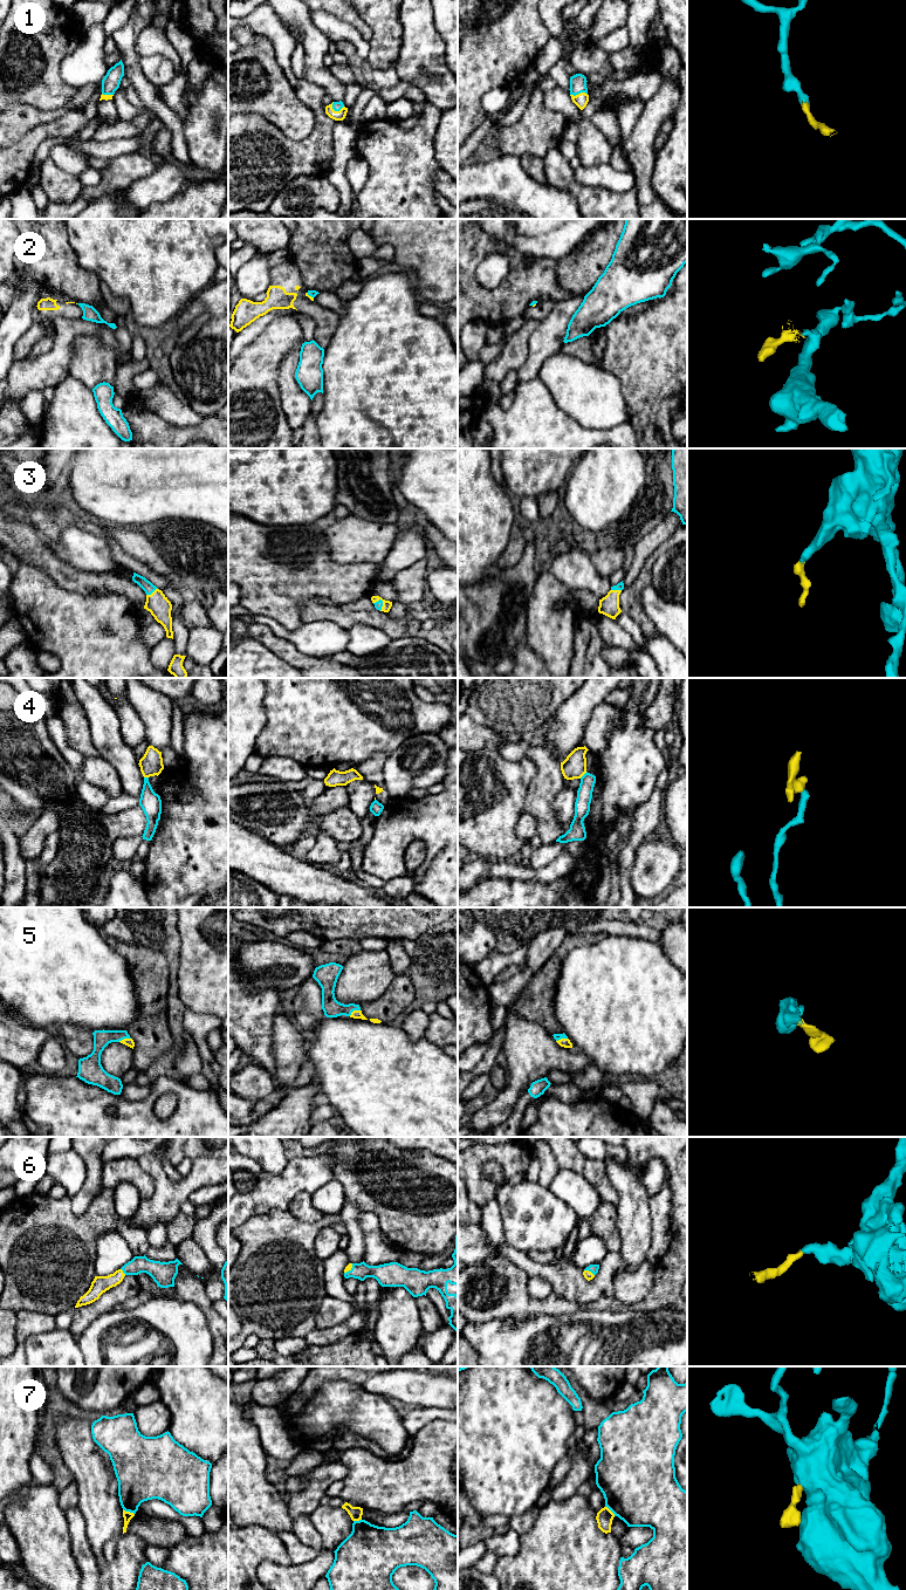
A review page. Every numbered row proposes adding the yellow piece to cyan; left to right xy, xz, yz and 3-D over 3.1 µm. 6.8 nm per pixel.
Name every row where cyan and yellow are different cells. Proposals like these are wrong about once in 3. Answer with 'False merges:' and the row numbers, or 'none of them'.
False merges: 2, 4, 7

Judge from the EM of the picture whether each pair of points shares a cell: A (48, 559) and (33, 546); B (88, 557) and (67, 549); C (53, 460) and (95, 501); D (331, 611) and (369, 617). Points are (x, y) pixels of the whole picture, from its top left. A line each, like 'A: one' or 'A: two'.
A: one
B: one
C: two
D: one

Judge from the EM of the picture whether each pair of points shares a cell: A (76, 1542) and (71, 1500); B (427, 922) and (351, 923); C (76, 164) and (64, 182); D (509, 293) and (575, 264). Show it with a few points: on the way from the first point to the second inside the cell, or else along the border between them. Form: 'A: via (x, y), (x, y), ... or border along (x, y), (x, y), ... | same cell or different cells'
A: border along (76, 1506), (69, 1507), (64, 1512) | different cells
B: via (409, 922), (370, 922) | same cell
C: border along (49, 158), (62, 170), (76, 176) | different cells
D: border along (557, 262), (557, 282), (572, 295) | different cells

